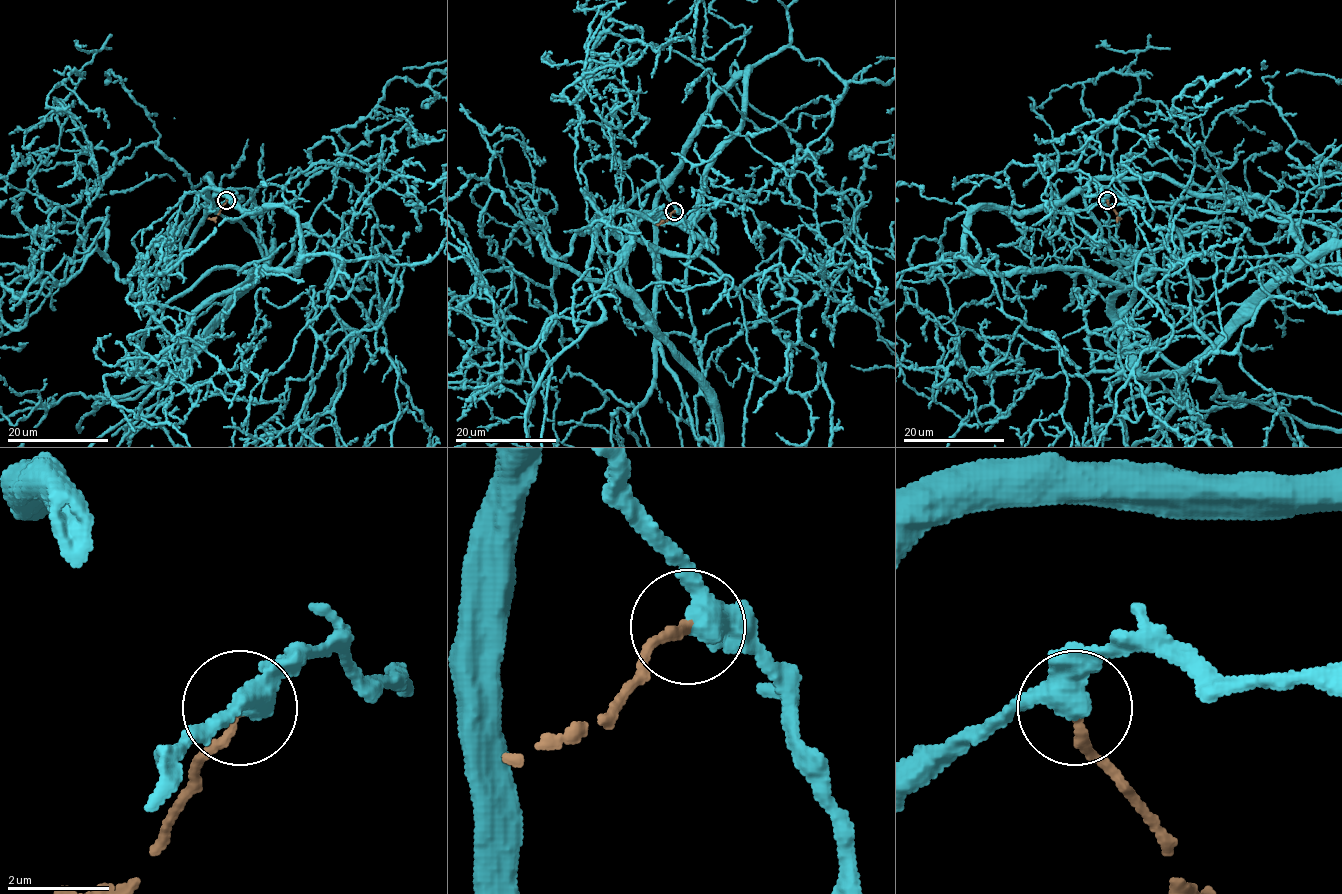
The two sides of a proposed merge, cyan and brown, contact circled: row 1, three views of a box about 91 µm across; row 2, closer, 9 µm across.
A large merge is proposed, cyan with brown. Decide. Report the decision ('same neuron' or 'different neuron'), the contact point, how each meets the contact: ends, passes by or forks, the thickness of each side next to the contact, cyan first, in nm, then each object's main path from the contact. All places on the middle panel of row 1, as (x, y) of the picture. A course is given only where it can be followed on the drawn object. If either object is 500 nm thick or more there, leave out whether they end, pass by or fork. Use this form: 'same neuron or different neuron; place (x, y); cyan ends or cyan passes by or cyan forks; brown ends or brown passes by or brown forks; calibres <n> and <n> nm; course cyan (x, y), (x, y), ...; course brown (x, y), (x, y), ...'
same neuron; place (674, 211); cyan passes by; brown ends; calibres 440 and 190 nm; course cyan (674, 211), (715, 401), (631, 297), (560, 267), (532, 234); course brown (675, 211), (656, 225)

